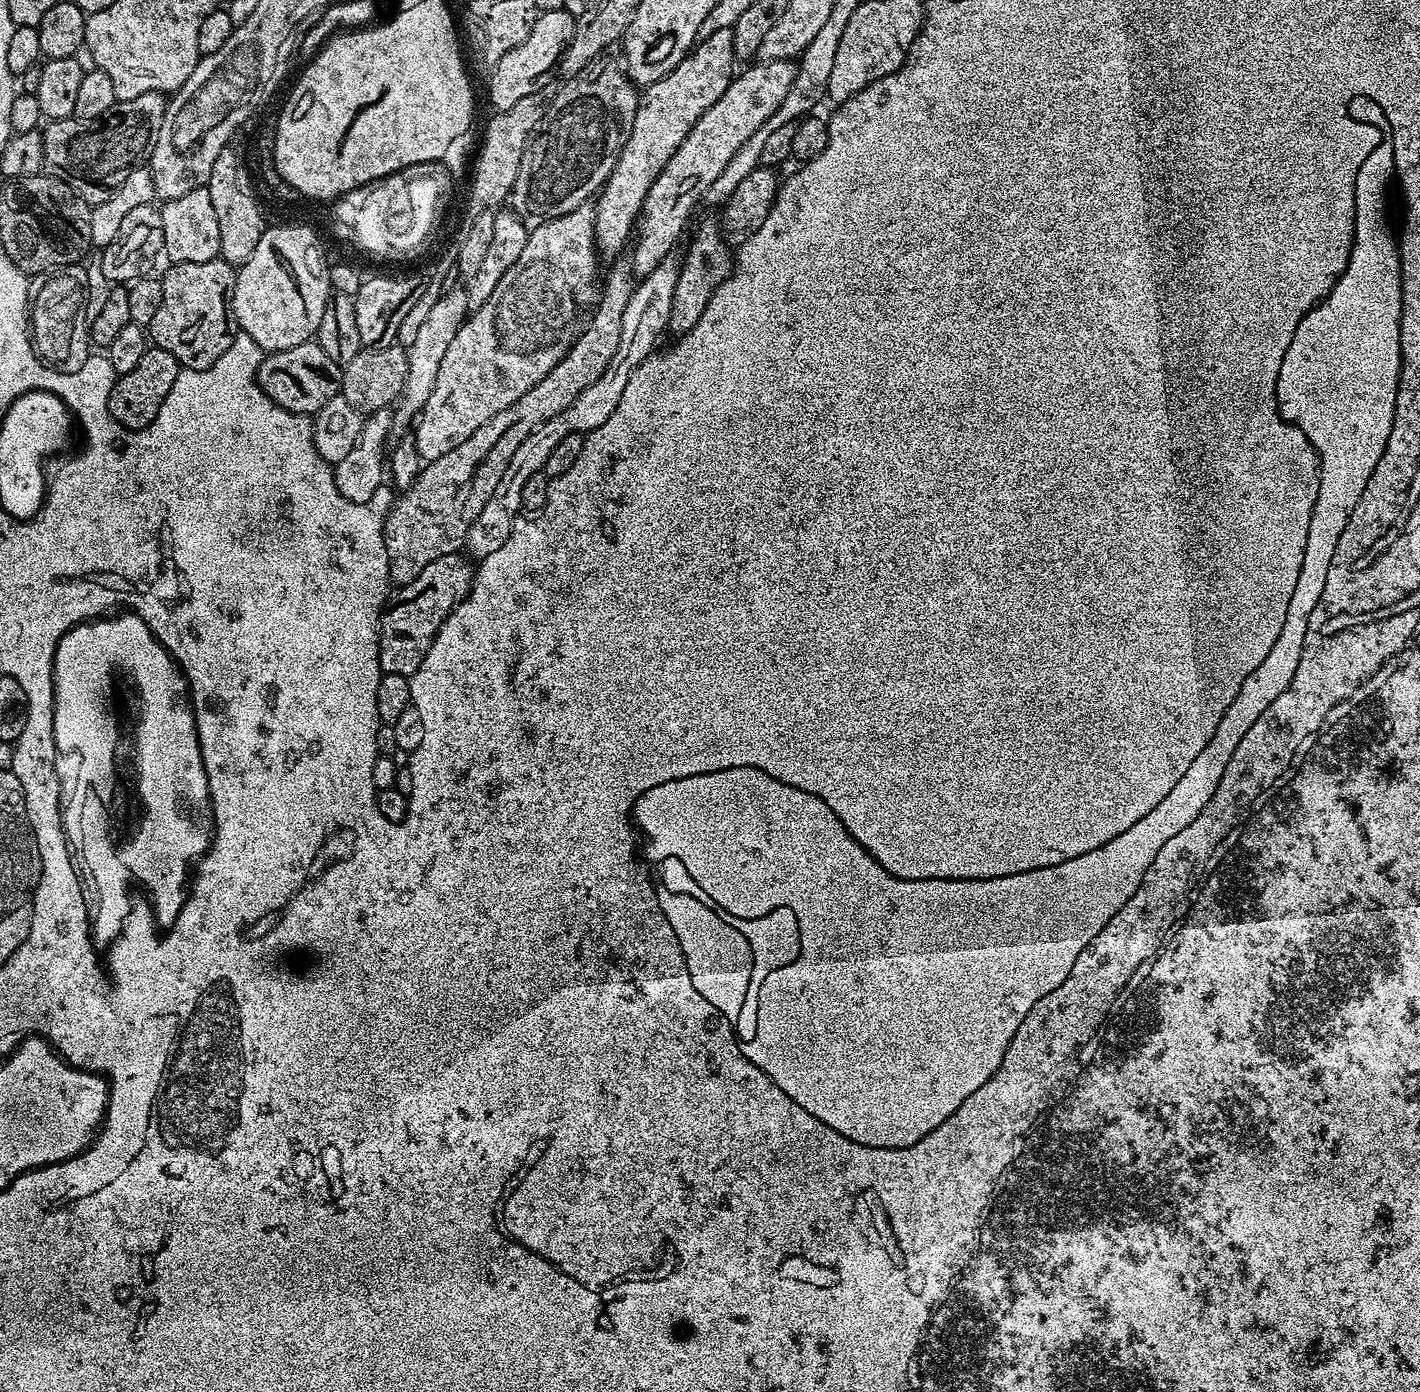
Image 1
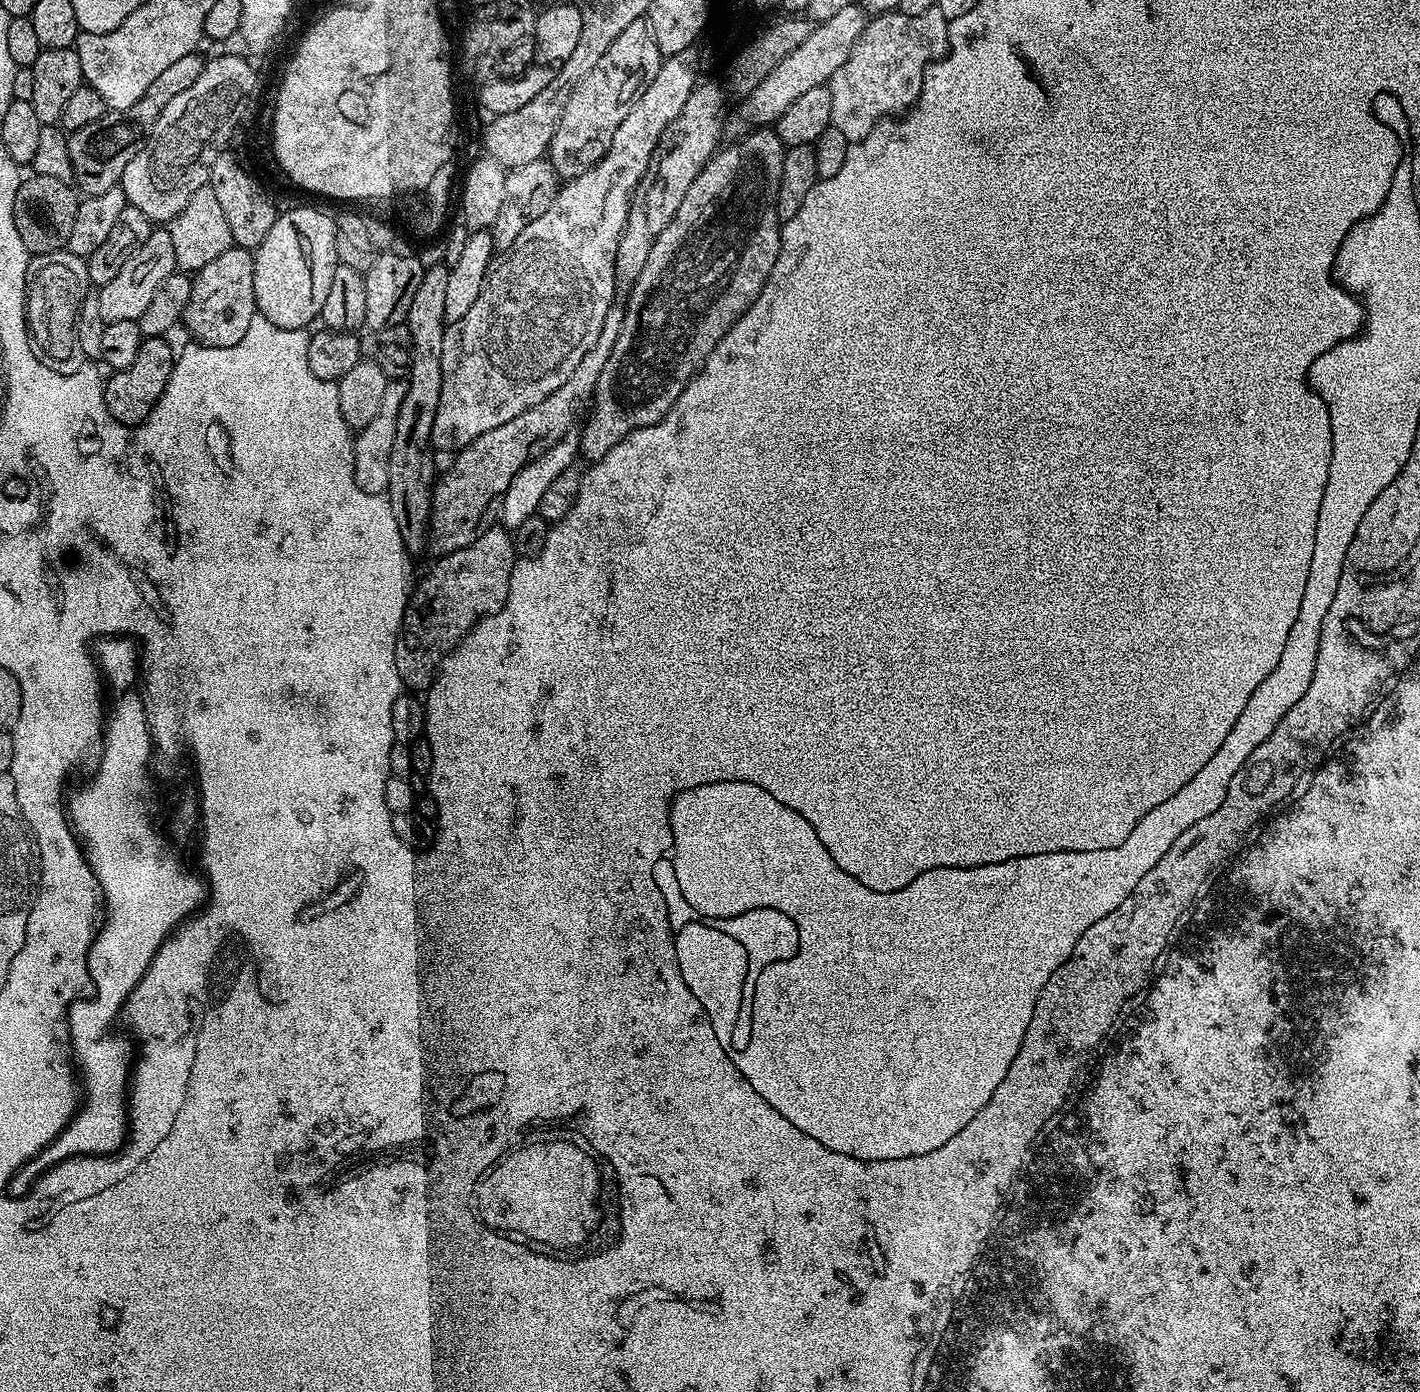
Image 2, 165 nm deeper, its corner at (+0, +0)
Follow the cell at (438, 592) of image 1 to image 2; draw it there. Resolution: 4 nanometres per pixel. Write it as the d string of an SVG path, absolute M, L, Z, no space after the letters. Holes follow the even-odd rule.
M485 527L470 546L439 557L436 565L421 580L419 577L413 587L394 650L398 678L405 689L427 689L436 676L436 669L477 620L502 610L518 553L508 537L511 535L503 527L495 527Z

